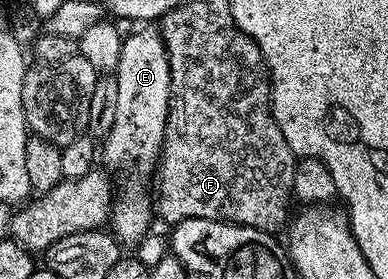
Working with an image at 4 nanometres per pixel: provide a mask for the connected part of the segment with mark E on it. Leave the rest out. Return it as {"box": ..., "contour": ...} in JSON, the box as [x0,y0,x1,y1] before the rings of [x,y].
{"box":[100,29,170,241],"contour":[[[138,29],[135,35],[127,34],[122,40],[122,48],[120,49],[120,61],[116,68],[116,78],[118,80],[118,88],[120,94],[118,100],[116,100],[116,121],[112,121],[112,129],[106,135],[105,139],[100,143],[100,159],[104,164],[105,170],[112,173],[113,182],[116,184],[116,190],[112,195],[112,206],[110,209],[110,221],[109,226],[112,228],[113,234],[117,236],[119,240],[125,241],[125,239],[132,239],[132,241],[138,241],[142,239],[144,235],[151,230],[150,227],[150,211],[152,215],[152,195],[146,192],[146,186],[151,186],[152,176],[155,174],[158,160],[162,158],[162,146],[166,140],[166,122],[170,116],[170,62],[168,61],[168,53],[166,52],[166,46],[162,40],[161,34],[154,29]]]}

